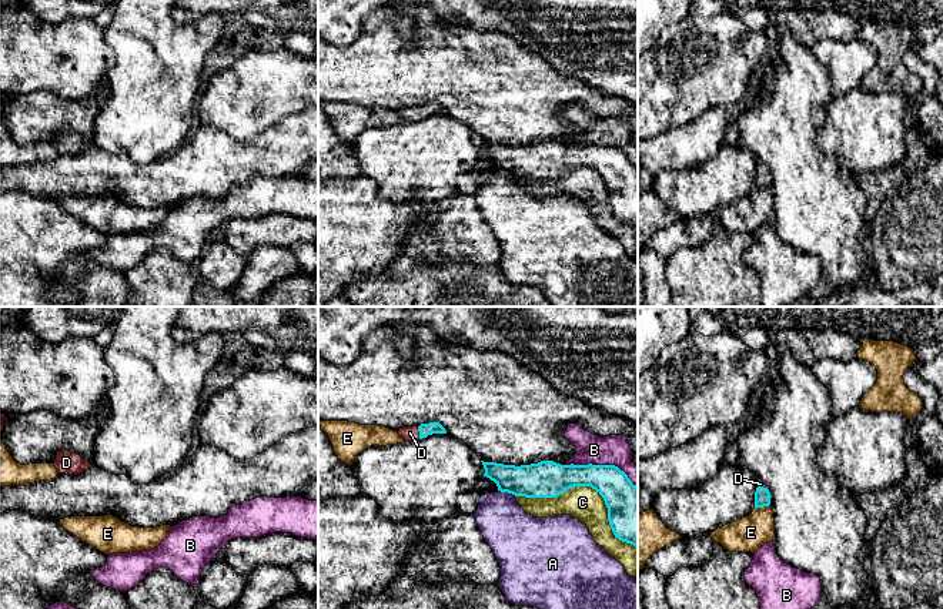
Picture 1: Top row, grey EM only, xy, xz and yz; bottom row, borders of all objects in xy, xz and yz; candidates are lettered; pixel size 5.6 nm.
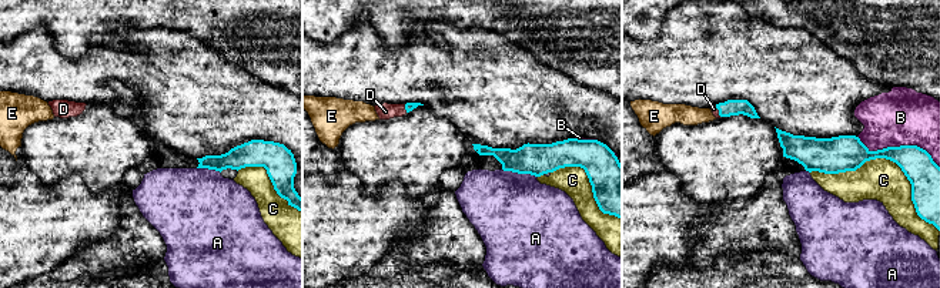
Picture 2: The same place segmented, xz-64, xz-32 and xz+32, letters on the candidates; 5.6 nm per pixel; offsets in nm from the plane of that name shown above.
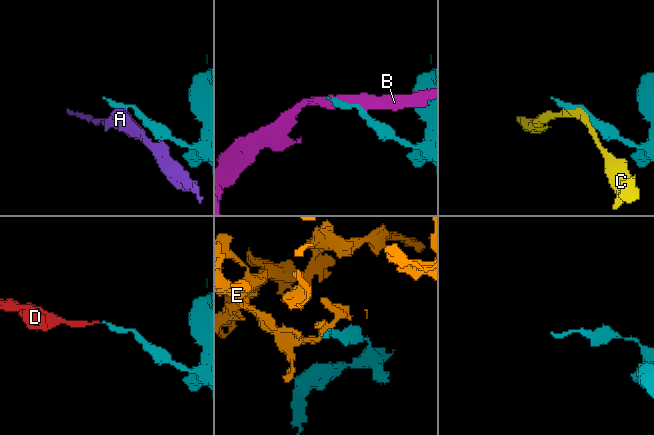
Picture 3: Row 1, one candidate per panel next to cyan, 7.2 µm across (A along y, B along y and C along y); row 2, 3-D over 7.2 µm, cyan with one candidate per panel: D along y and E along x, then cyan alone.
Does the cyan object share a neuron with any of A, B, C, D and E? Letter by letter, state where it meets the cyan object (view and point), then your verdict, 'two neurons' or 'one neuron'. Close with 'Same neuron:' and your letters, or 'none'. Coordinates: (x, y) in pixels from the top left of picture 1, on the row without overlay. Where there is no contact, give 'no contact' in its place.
A: meets cyan in xz at (507, 171); two neurons
B: meets cyan in xz at (602, 146); two neurons
C: meets cyan in xz at (589, 166); two neurons
D: meets cyan in xz at (420, 113); one neuron
E: meets cyan in yz at (762, 187); two neurons
Same neuron: D

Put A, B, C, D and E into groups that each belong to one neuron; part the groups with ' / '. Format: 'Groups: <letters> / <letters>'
Groups: A / B / C / D / E

